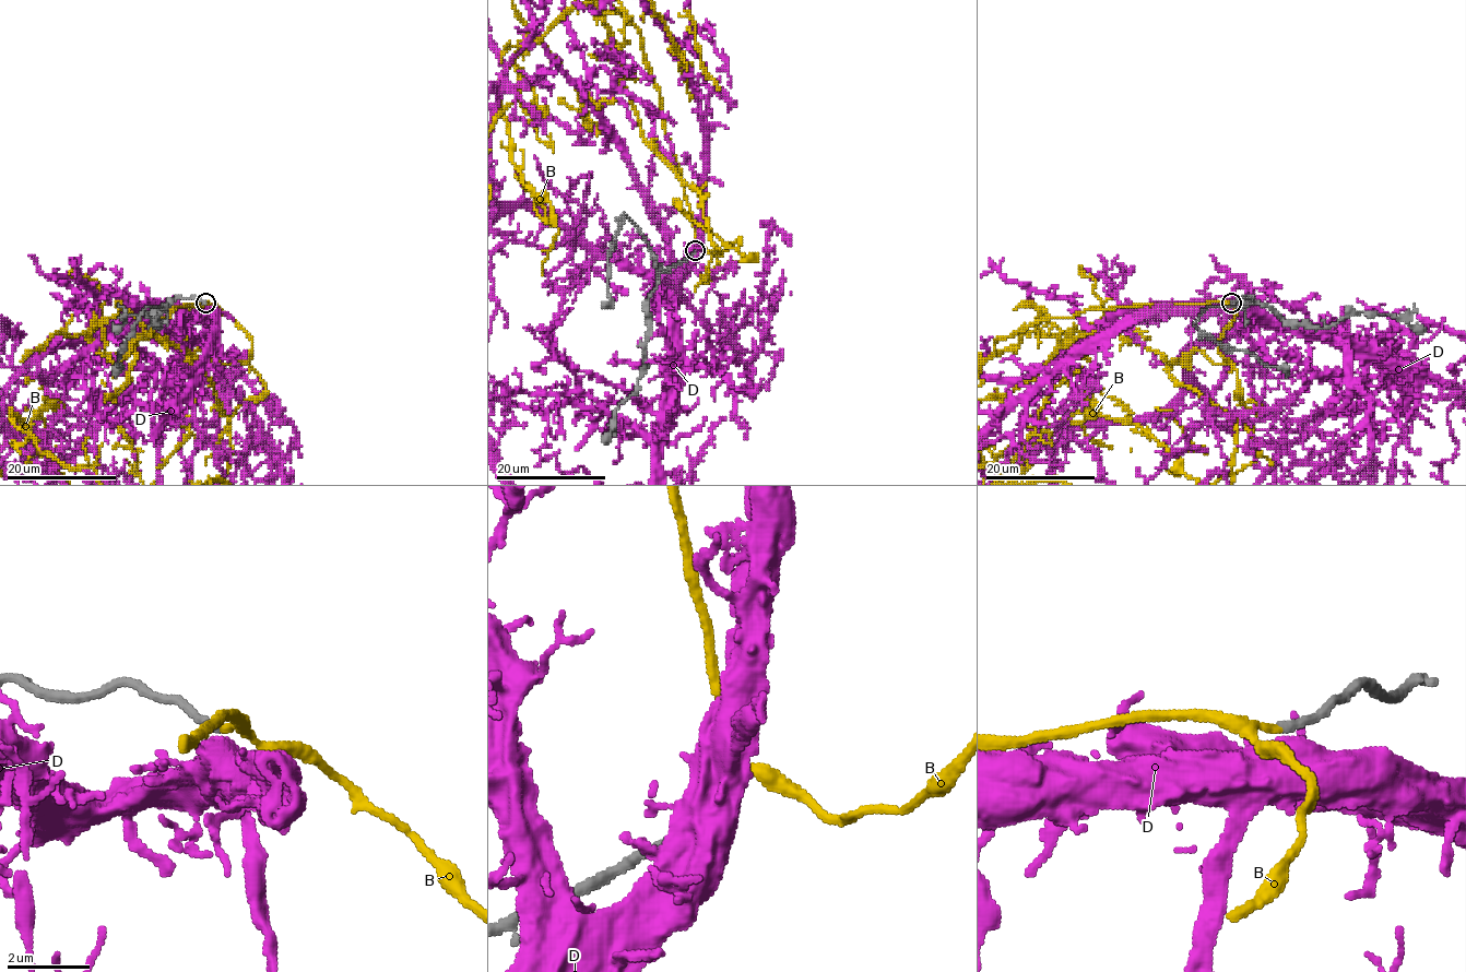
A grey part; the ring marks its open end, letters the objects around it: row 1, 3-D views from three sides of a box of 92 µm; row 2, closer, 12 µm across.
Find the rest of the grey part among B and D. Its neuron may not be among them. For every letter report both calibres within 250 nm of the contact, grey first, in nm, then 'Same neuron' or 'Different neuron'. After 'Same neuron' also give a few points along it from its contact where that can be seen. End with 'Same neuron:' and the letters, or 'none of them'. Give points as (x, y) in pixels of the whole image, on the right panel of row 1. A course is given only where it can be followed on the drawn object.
B: Thickness 240 nm (grey) against 150 nm. Same neuron
D: Thickness 240 nm (grey) against 500 nm. Different neuron
Same neuron: B

